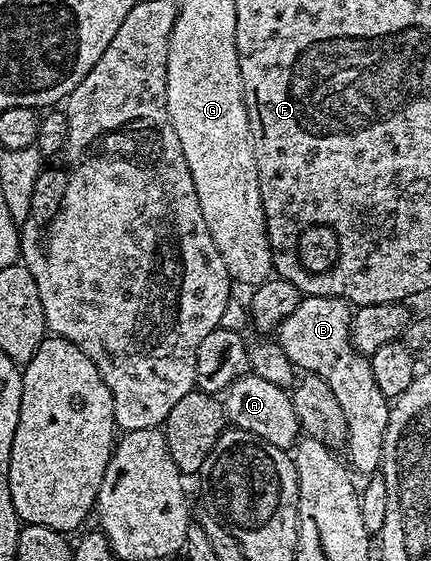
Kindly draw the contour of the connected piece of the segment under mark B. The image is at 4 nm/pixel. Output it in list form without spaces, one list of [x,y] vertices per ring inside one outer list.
[[[307,295],[302,298],[300,305],[296,305],[292,313],[288,313],[285,321],[278,324],[276,341],[281,345],[282,352],[293,361],[295,368],[311,375],[318,375],[326,382],[328,389],[332,389],[336,401],[340,401],[340,409],[344,409],[344,421],[348,421],[348,438],[344,449],[346,453],[350,453],[349,466],[359,476],[362,474],[363,477],[370,477],[382,466],[382,446],[384,433],[388,429],[391,404],[384,397],[384,393],[380,393],[376,377],[372,377],[369,358],[354,348],[354,341],[350,336],[351,320],[352,307],[345,299]]]

